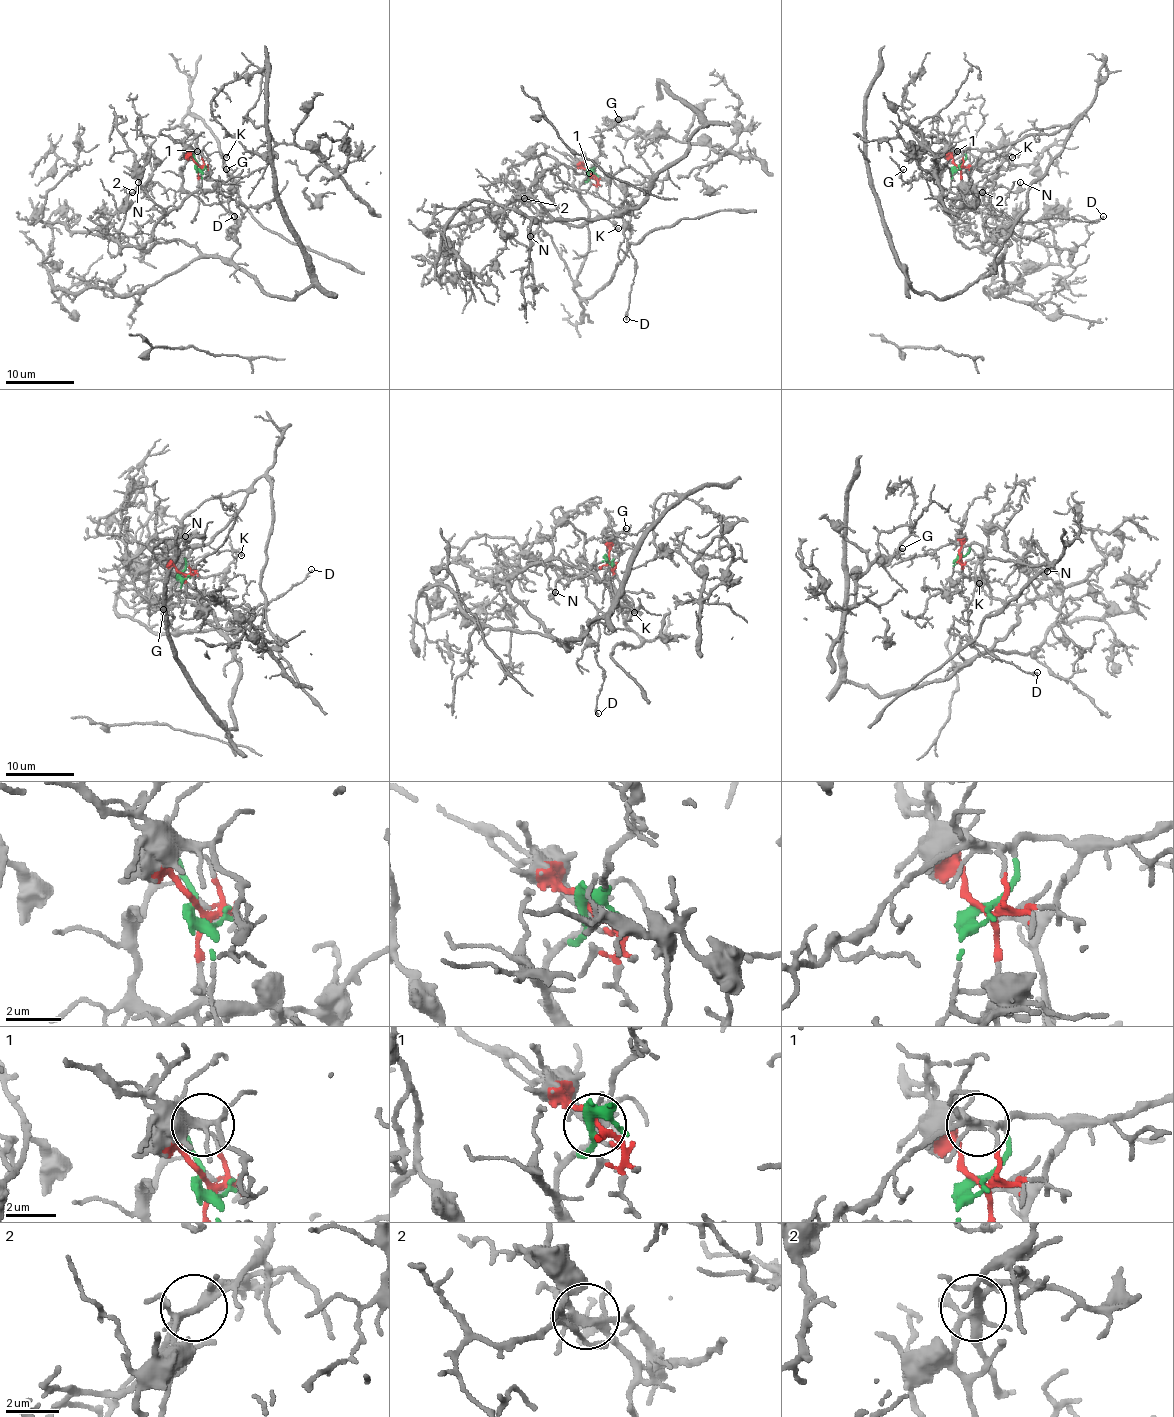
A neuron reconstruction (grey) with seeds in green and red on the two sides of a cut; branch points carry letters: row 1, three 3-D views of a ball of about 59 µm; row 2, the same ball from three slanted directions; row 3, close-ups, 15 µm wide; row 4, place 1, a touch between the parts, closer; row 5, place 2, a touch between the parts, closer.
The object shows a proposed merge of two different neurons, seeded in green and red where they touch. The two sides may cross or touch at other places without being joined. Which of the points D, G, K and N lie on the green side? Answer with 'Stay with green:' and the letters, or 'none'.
Stay with green: D, G, K

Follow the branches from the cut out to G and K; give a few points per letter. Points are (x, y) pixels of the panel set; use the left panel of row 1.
G: (197, 164), (194, 158), (197, 151), (207, 159), (211, 180), (224, 181), (228, 176), (226, 170)
K: (197, 164), (192, 149), (187, 149), (209, 154), (221, 152), (226, 158)

